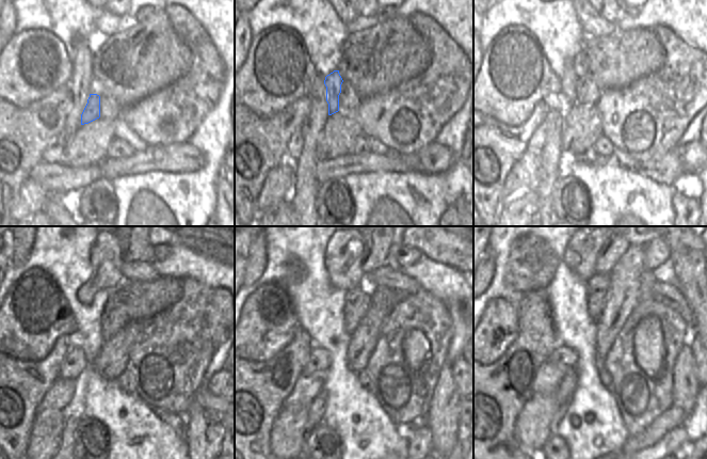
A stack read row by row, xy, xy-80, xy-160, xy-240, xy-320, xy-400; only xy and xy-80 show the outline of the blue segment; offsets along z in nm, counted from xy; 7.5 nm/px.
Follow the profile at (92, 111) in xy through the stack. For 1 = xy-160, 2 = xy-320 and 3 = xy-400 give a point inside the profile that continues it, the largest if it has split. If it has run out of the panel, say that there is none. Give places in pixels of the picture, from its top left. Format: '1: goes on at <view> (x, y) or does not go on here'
1: goes on at xy-160 (569, 78)
2: goes on at xy-320 (343, 256)
3: goes on at xy-400 (580, 255)

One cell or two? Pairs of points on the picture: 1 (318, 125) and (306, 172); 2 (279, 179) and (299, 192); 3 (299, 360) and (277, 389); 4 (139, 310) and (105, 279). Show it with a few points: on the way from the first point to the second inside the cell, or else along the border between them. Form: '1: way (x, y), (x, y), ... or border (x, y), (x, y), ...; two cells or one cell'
1: way (310, 137), (307, 160); one cell
2: border (294, 163), (292, 190), (285, 200); two cells
3: way (292, 369), (290, 383), (287, 388); one cell
4: border (124, 280), (112, 289); two cells

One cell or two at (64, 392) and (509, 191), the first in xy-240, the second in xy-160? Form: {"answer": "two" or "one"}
{"answer": "one"}

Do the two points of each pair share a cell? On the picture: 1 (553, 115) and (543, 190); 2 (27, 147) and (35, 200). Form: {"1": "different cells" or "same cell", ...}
{"1": "same cell", "2": "different cells"}

